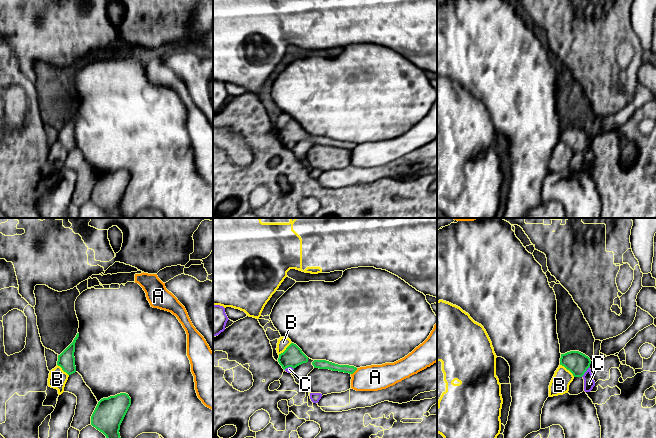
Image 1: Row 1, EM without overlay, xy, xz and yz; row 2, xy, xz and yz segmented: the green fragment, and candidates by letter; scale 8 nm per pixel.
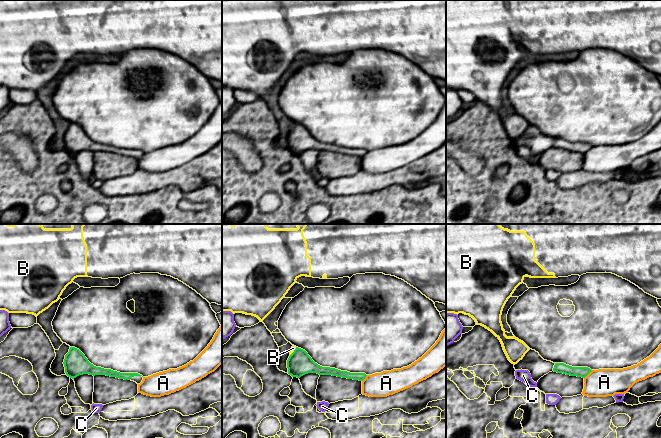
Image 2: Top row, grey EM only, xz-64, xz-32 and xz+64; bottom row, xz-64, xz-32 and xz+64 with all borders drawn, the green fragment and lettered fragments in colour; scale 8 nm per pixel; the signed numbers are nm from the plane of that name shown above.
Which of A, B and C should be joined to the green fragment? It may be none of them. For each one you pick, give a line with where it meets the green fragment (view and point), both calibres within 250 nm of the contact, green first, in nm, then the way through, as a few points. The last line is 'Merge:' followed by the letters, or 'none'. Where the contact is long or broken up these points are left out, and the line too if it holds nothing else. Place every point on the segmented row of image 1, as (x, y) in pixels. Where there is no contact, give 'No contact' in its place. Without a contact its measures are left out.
Merge: none

